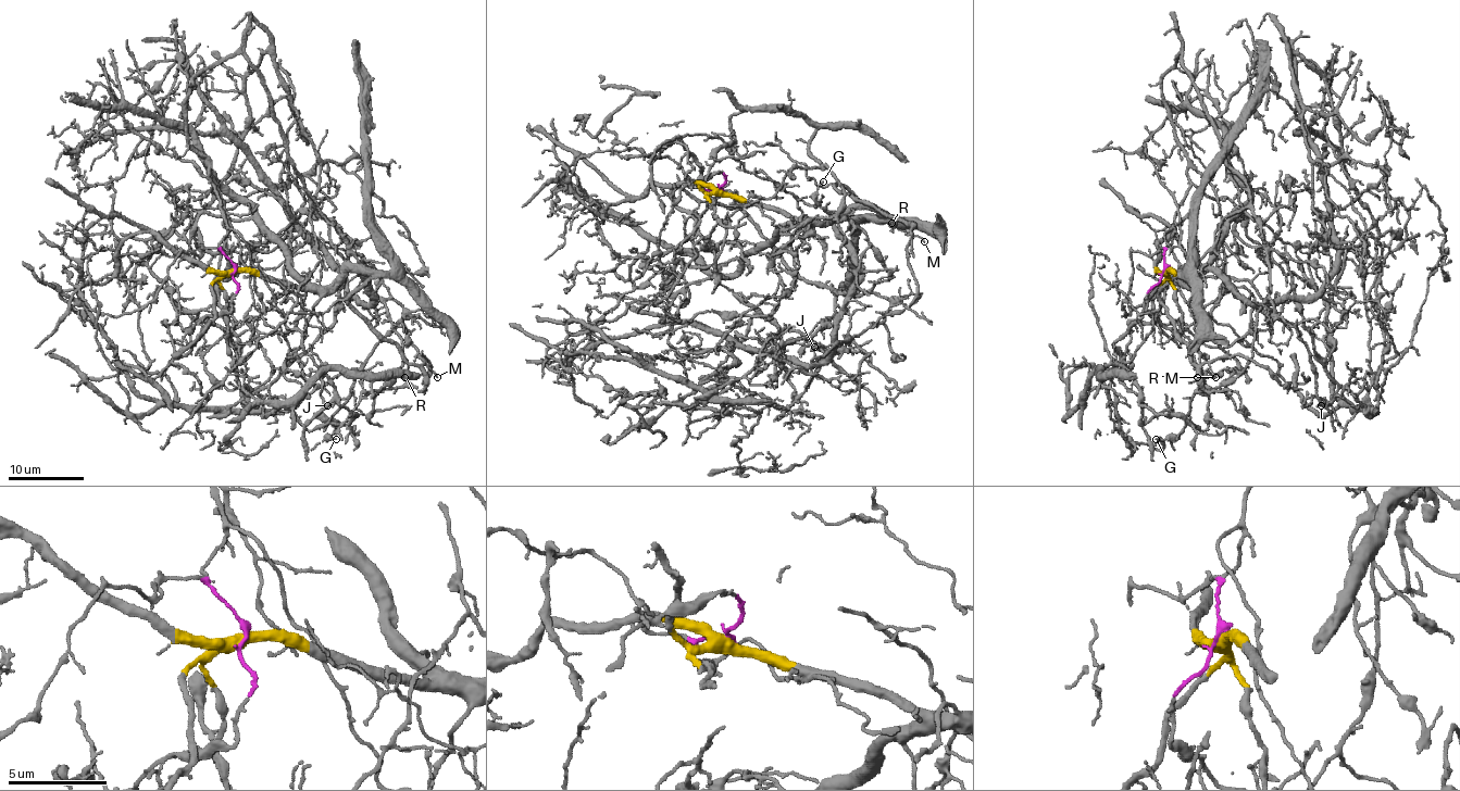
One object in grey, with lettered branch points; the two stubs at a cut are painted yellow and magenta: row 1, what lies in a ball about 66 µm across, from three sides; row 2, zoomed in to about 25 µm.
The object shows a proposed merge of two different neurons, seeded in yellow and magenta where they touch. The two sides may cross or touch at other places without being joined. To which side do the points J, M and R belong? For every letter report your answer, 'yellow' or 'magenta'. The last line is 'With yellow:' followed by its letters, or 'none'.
J: magenta
M: yellow
R: yellow
With yellow: M, R

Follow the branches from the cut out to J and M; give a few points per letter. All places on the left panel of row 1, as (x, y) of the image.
J: (234, 272), (209, 163), (186, 137), (186, 97), (241, 53), (310, 205), (404, 315), (351, 392), (326, 405)
M: (234, 272), (319, 287), (334, 287), (349, 272), (369, 273), (347, 302), (404, 359), (423, 362), (436, 377)

